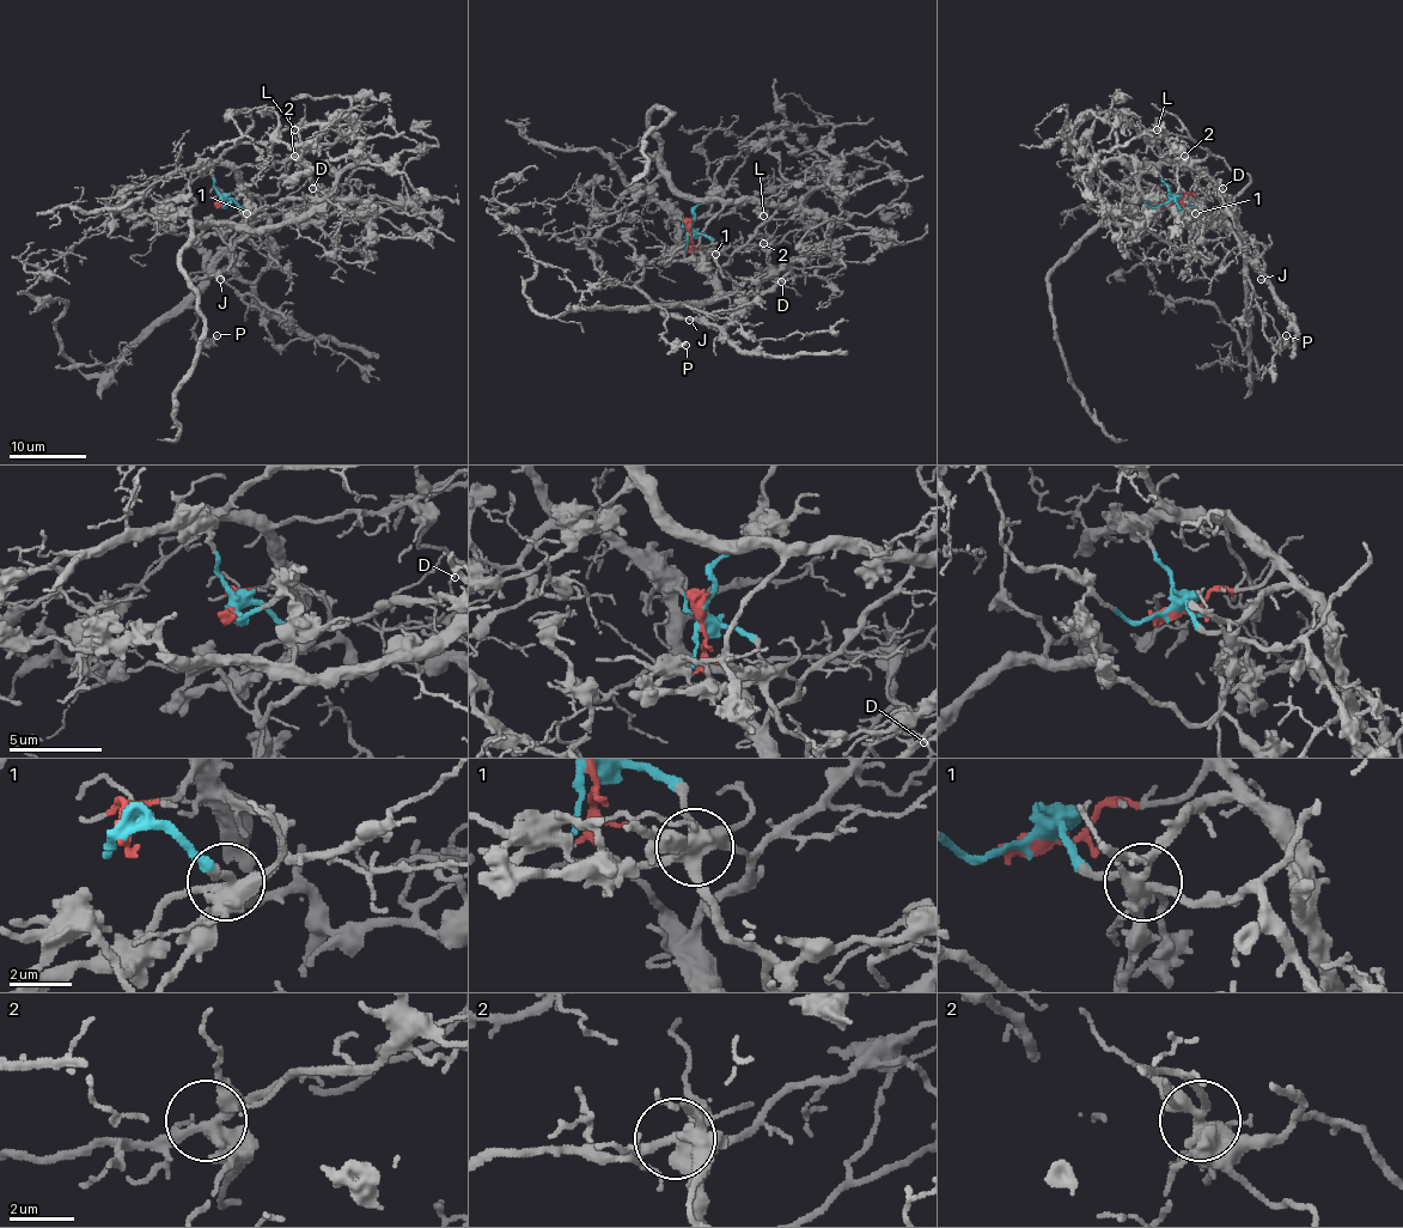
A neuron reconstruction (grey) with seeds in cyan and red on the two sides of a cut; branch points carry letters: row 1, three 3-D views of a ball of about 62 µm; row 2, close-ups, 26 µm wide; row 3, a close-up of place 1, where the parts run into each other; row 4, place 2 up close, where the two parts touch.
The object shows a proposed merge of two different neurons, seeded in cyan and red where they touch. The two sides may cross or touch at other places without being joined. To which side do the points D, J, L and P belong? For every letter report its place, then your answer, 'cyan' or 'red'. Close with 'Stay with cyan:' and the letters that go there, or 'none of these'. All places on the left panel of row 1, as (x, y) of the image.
D: place (312, 188); red
J: place (220, 279); cyan
L: place (294, 129); red
P: place (217, 335); red
Stay with cyan: J

